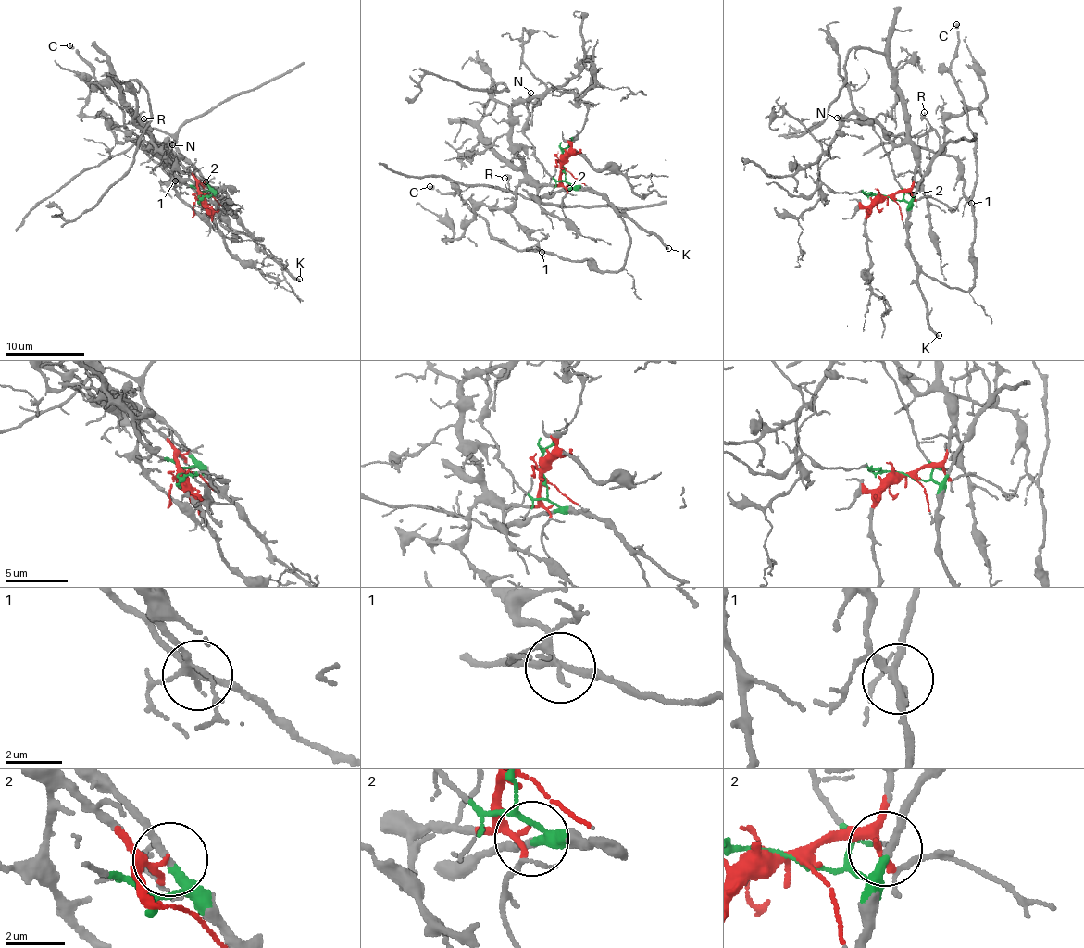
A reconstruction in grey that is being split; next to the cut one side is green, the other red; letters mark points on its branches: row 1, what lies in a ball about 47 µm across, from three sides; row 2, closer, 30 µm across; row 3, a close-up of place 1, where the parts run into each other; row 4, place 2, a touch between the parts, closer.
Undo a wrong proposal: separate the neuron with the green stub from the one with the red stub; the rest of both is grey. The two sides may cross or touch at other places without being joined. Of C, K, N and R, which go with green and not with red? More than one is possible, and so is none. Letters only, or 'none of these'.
C, K, N, R

